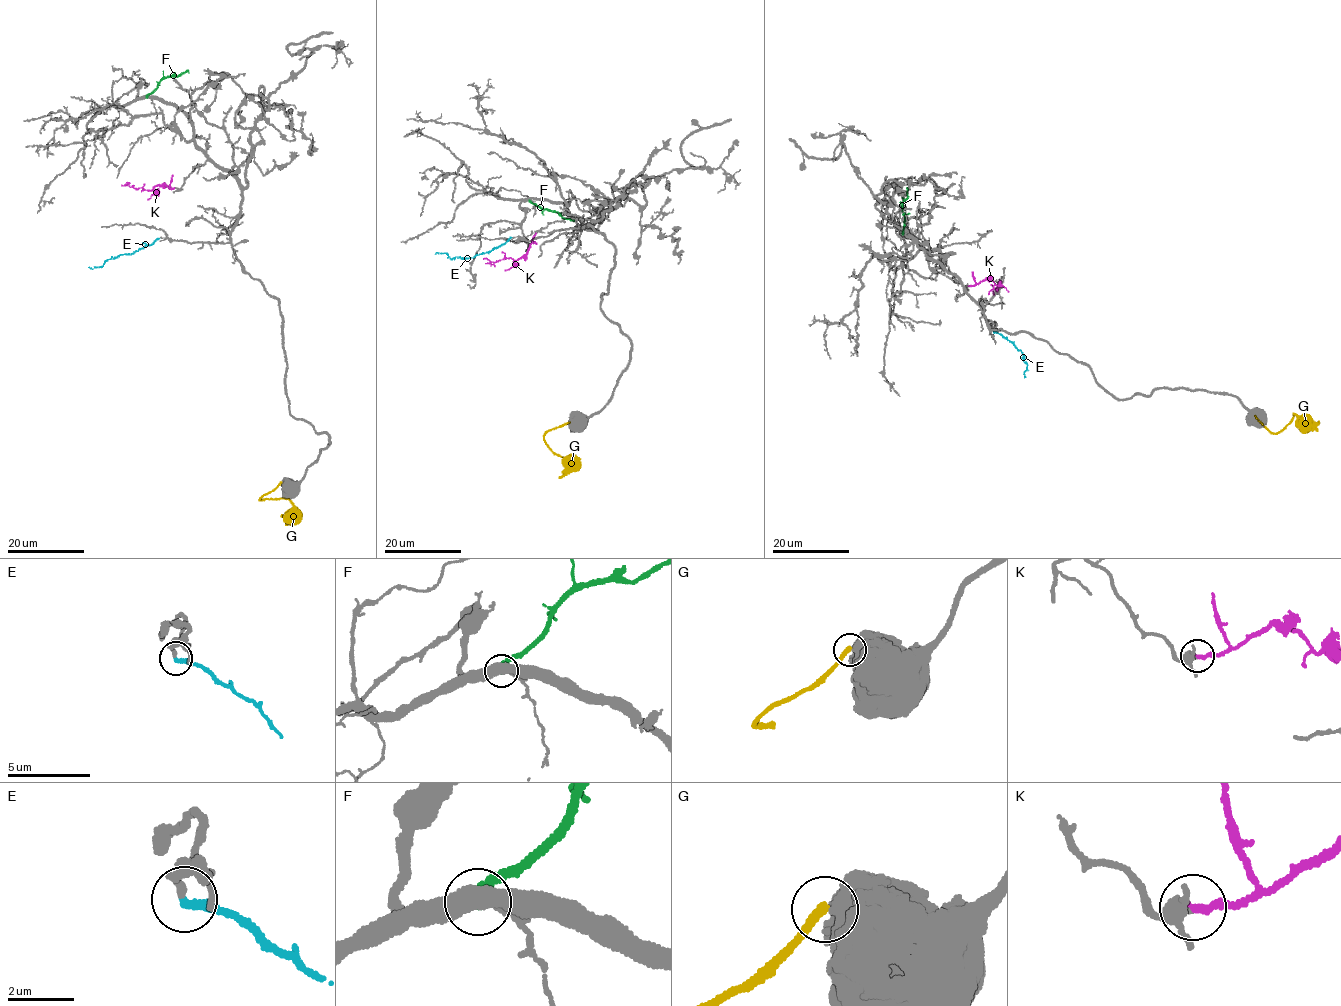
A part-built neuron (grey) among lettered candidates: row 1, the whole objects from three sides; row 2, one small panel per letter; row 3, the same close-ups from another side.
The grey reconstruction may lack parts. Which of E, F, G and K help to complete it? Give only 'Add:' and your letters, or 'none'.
Add: E

